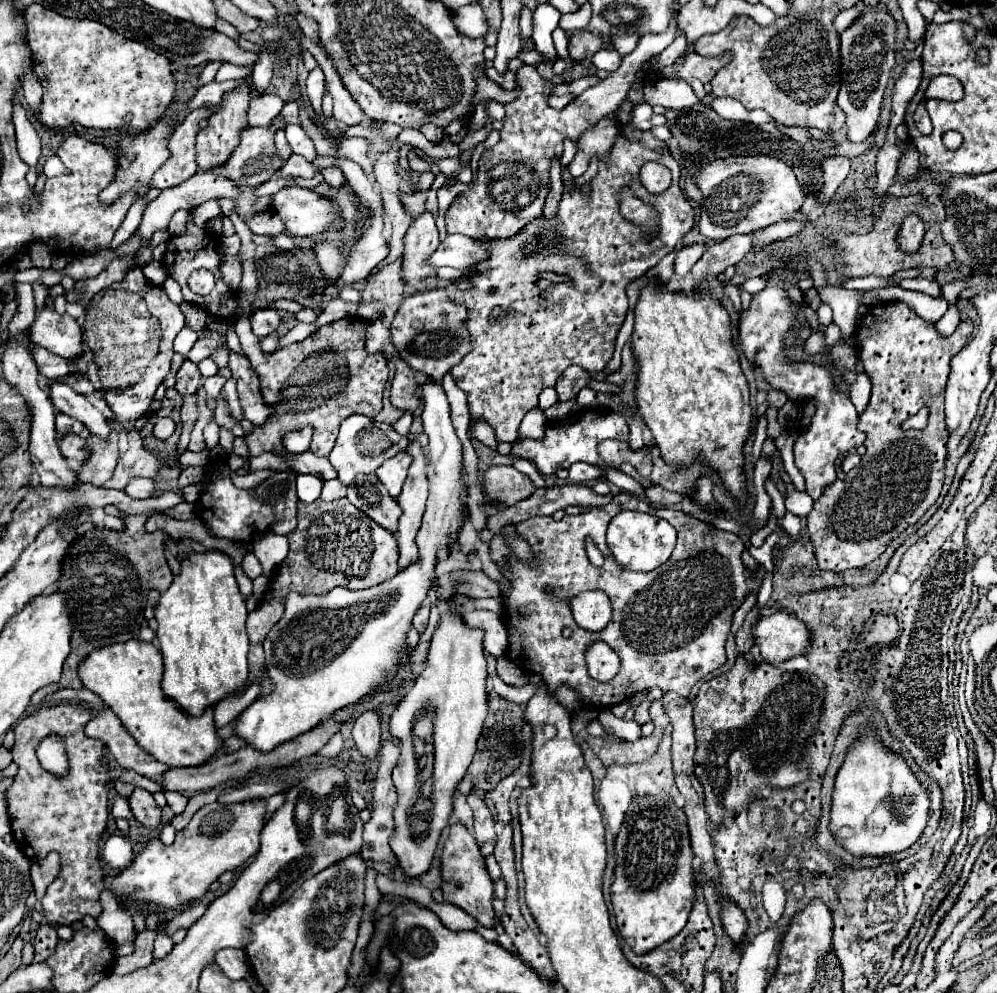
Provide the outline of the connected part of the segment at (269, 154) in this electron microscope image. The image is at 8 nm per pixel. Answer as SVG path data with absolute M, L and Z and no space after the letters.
M275 118L271 128L251 128L249 126L249 128L241 130L241 138L239 138L239 144L233 150L233 154L227 158L225 164L213 168L211 172L225 176L229 180L235 180L235 184L239 184L239 186L259 186L259 184L267 182L271 178L271 174L283 166L283 160L275 154L275 144L273 144L273 134L277 128L285 128L285 122L281 118Z

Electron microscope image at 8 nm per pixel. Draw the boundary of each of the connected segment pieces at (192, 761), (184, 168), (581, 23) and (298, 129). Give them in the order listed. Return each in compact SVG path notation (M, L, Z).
M129 640L129 642L111 644L93 650L93 654L89 654L89 658L85 658L85 662L81 664L81 682L85 684L85 688L89 688L93 694L103 698L103 702L119 716L127 732L135 738L135 742L145 752L149 752L151 756L155 756L159 762L167 766L187 768L187 766L199 766L209 762L223 748L223 740L217 736L217 728L213 722L213 710L205 708L201 716L187 714L171 698L163 694L161 680L163 680L163 656L153 644L141 640Z
M197 108L193 110L169 136L167 148L171 156L167 162L153 174L151 178L151 188L171 188L187 178L191 178L197 172L197 160L195 160L195 134L199 130L199 122L209 118L213 114L207 108Z
M587 1L575 13L563 14L559 21L559 26L564 30L586 29L591 18L591 5Z
M288 124L285 135L293 153L302 155L308 162L312 163L316 156L316 150L303 128L299 125Z

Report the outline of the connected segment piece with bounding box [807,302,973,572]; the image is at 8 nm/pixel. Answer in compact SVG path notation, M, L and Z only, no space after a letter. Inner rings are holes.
M885 302L869 308L855 338L863 368L873 382L871 400L859 416L859 430L865 432L867 452L845 480L831 484L807 516L807 534L815 548L819 570L843 572L863 568L879 558L885 548L907 526L913 526L939 498L943 486L947 428L943 414L943 394L951 358L969 342L971 322L961 322L957 330L941 338L933 322L919 318L903 302ZM921 406L929 406L929 426L925 430L901 430L901 424L915 416Z

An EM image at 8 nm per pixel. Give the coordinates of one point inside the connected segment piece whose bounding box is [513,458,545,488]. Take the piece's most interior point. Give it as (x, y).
(525, 466)

